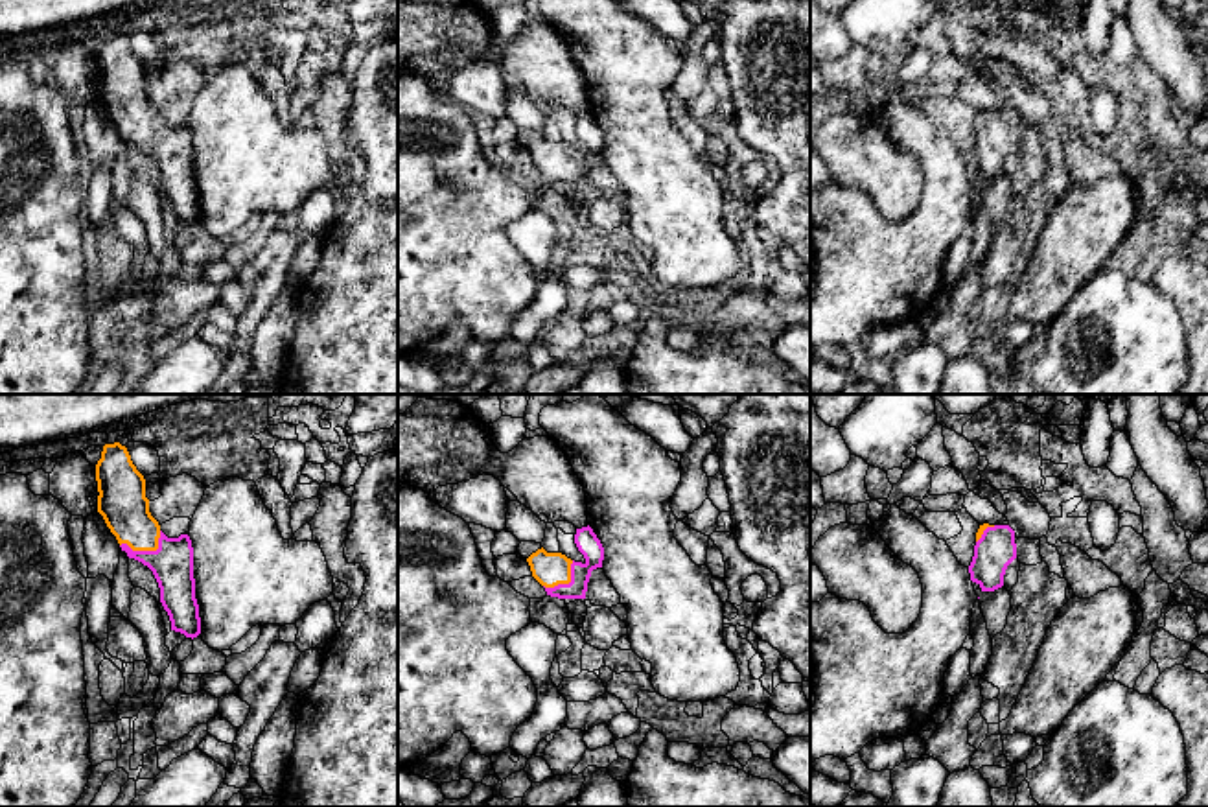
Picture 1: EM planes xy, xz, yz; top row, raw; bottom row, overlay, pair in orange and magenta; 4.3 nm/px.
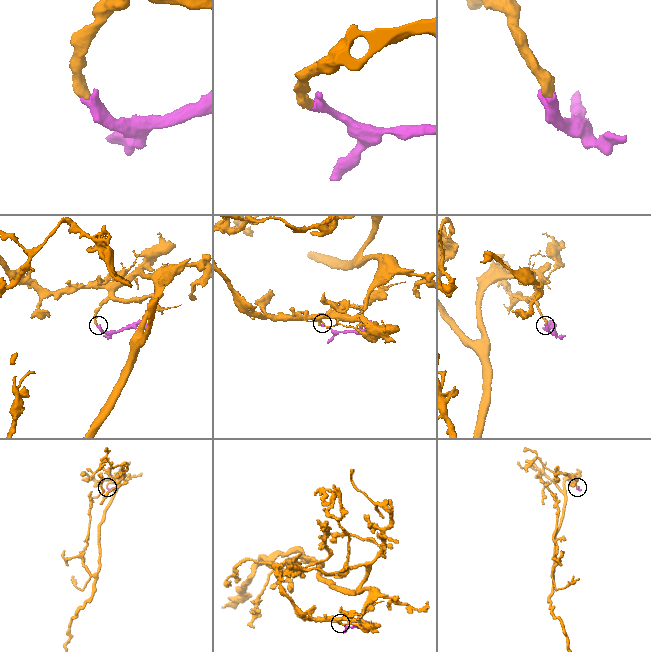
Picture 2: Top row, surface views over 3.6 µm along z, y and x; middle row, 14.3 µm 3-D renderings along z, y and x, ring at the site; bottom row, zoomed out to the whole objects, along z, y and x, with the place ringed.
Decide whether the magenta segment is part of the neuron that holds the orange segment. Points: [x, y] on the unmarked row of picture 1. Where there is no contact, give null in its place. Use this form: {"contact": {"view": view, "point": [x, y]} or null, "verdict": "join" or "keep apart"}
{"contact": {"view": "xy", "point": [146, 137]}, "verdict": "join"}

